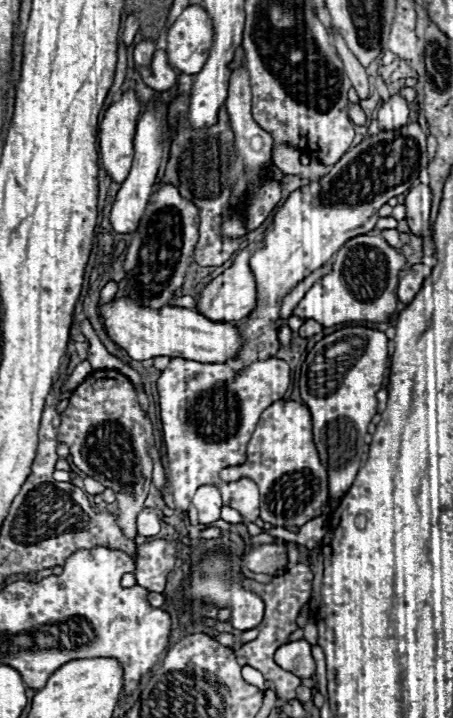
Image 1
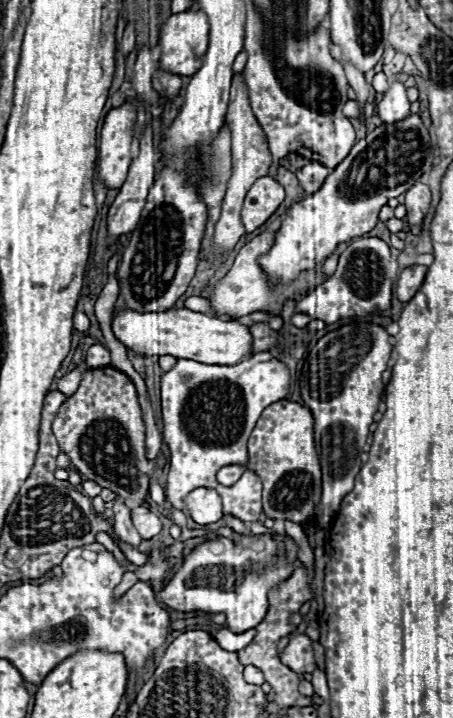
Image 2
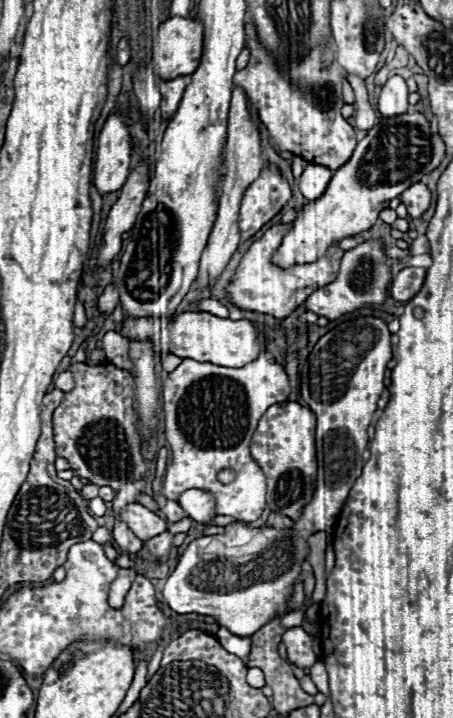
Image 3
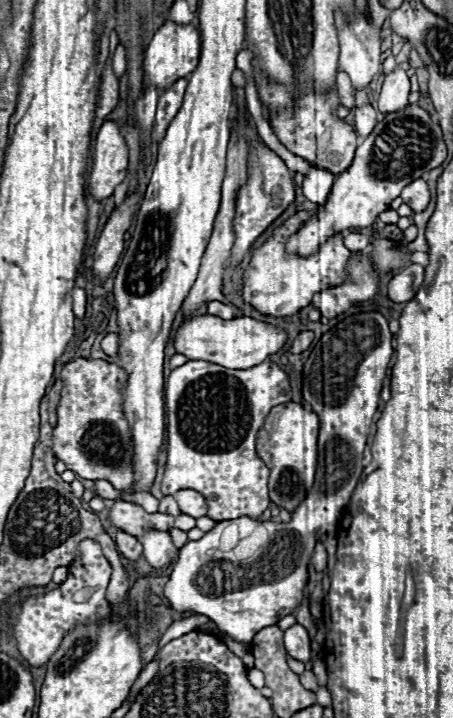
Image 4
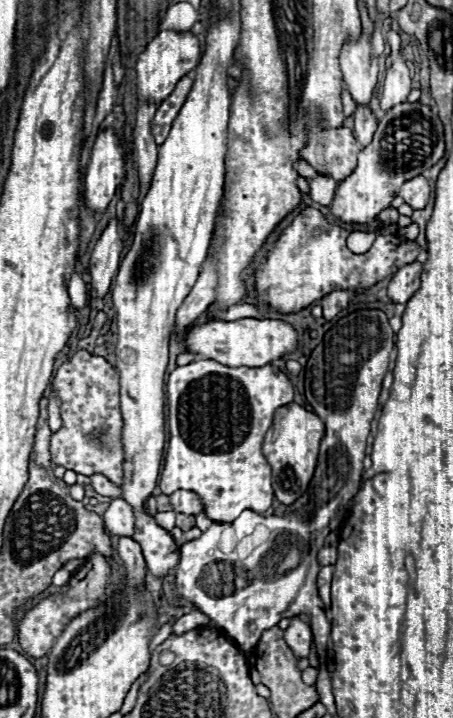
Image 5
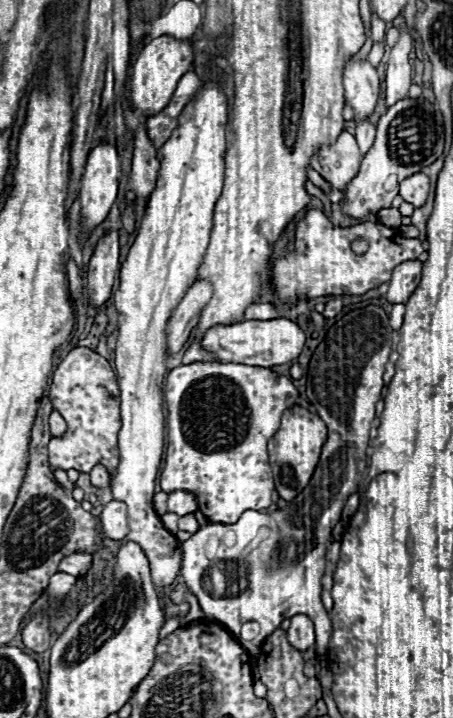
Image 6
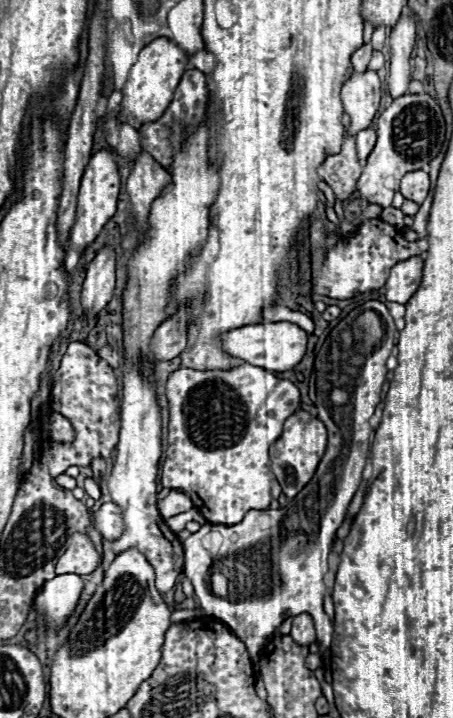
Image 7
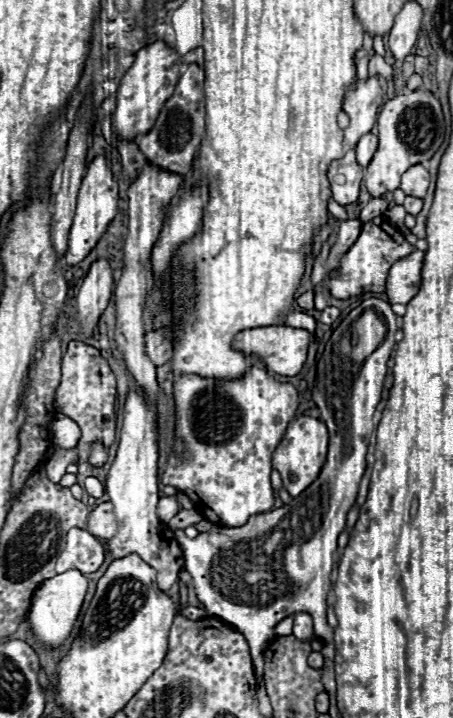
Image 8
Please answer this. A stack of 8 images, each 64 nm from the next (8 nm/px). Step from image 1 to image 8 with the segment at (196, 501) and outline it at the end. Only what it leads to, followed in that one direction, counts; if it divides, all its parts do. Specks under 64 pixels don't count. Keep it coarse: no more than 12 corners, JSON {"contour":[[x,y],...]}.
{"contour":[[180,494],[160,498],[156,516],[168,524],[182,510]]}

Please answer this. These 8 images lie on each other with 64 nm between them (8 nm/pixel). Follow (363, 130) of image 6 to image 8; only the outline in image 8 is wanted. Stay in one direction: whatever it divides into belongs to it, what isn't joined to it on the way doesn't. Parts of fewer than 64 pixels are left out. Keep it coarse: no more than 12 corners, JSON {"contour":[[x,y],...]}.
{"contour":[[366,136],[356,146],[358,164],[368,168],[376,150],[378,138]]}

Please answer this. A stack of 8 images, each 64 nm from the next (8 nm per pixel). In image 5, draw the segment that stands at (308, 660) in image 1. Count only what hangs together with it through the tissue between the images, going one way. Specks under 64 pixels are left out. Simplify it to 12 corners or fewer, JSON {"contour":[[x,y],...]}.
{"contour":[[298,616],[284,632],[298,658],[308,656],[312,630]]}

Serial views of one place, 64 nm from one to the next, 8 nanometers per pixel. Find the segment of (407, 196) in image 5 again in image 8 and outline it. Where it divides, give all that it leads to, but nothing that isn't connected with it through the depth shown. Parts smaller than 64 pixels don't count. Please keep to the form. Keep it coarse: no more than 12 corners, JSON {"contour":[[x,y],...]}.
{"contour":[[422,164],[402,174],[408,196],[424,198],[428,190],[428,170]]}

